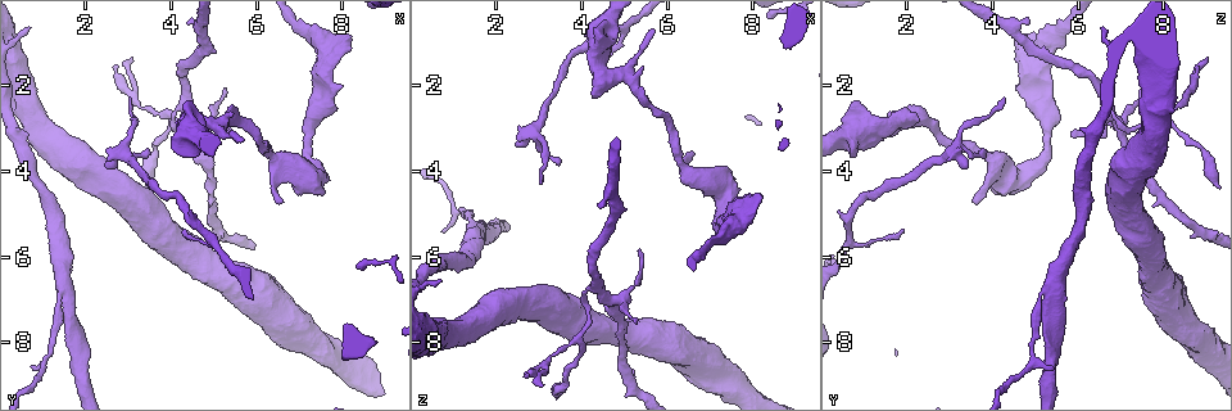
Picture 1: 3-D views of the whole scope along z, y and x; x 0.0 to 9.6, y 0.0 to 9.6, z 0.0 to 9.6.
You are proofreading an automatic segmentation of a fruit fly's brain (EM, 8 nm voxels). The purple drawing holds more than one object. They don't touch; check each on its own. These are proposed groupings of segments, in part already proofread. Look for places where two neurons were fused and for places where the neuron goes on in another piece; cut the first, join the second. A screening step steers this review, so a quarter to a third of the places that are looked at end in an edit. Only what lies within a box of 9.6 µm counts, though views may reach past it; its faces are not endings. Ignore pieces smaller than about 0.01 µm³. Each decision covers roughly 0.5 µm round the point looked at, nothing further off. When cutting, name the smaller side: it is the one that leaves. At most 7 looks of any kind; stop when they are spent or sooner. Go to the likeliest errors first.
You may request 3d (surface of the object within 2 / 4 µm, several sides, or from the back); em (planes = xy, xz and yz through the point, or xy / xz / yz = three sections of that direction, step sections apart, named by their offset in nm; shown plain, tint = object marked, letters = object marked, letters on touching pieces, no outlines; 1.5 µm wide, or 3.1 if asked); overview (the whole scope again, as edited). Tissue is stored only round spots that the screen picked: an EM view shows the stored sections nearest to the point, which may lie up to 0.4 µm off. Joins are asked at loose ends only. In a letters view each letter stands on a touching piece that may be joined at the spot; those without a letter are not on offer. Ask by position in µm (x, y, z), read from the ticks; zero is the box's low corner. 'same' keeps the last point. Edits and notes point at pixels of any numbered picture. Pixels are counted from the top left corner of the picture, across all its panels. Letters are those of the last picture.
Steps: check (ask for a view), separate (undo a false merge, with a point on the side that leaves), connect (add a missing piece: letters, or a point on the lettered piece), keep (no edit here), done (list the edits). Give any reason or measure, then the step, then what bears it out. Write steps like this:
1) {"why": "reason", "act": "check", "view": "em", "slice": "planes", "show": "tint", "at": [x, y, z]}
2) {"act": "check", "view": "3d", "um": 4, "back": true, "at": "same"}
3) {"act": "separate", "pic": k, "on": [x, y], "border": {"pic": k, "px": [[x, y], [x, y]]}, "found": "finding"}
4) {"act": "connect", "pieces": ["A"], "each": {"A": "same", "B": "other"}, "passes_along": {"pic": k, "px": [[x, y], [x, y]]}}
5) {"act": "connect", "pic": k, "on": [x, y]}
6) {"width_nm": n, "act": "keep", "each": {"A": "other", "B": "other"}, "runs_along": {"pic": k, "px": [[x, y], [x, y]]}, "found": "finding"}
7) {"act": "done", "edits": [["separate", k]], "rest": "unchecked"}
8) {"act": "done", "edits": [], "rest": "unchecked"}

{"act": "check", "view": "3d", "um": 2, "at": [0.70, 0.65, 6.55]}

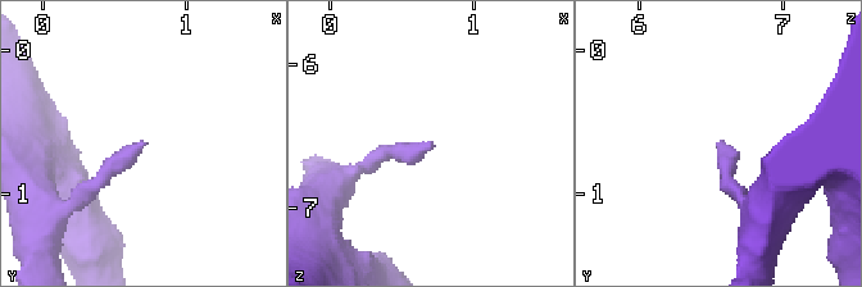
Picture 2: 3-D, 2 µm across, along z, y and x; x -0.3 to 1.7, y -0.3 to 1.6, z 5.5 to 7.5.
{"why": "now the EM", "act": "check", "view": "em", "slice": "xy", "step": 4, "show": "letters", "at": [0.70, 0.66, 6.56]}

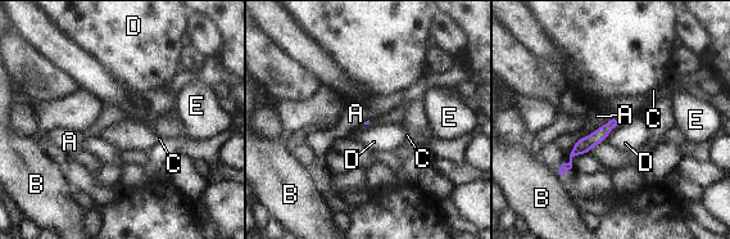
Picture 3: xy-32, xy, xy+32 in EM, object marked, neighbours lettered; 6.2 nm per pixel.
{"act": "keep", "each": {"A": "other", "B": "other", "C": "other", "D": "other", "E": "other"}, "runs_along": {"pic": 3, "px": [[612, 123], [580, 147], [565, 167]]}, "found": "no lettered piece goes on from it"}

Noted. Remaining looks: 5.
{"why": "branch stops here", "act": "check", "view": "3d", "um": 2, "at": [8.00, 2.00, 4.55]}

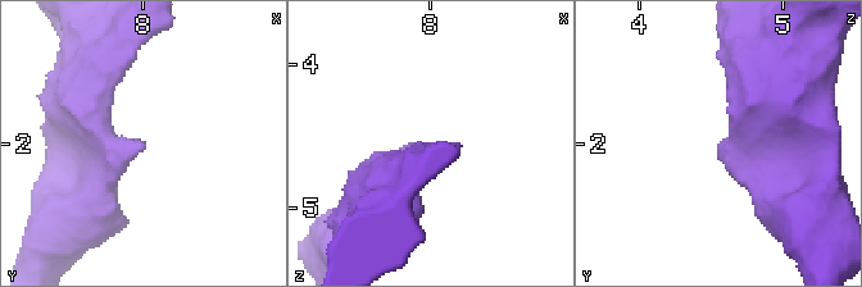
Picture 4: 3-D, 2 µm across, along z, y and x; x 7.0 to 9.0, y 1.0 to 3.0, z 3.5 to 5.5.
{"why": "shape alone is not enough", "act": "check", "view": "em", "slice": "planes", "show": "plain", "at": [7.98, 2.04, 4.56]}

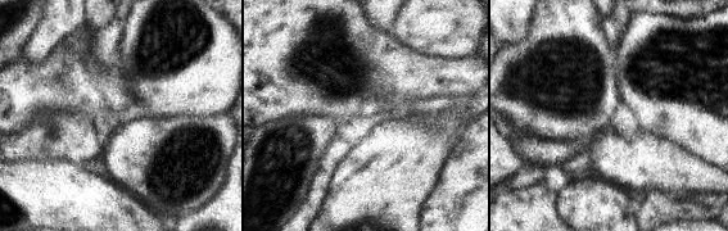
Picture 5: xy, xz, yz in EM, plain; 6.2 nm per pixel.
{"why": "see the neighbours", "act": "check", "view": "em", "slice": "planes", "show": "letters", "at": "same"}

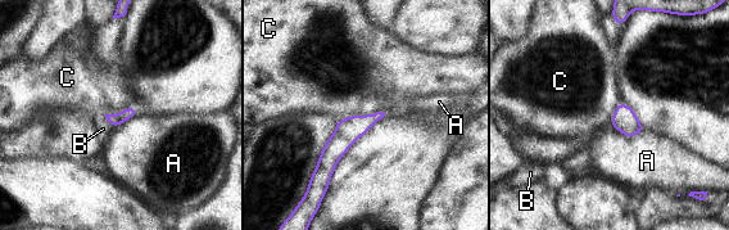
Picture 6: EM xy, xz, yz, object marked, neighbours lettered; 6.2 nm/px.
{"act": "keep", "each": {"A": "other", "B": "other", "C": "other"}, "runs_along": {"pic": 6, "px": [[380, 114], [361, 123], [320, 165]]}, "found": "no lettered piece goes on from it"}

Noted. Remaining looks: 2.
{"act": "check", "view": "3d", "um": 4, "at": [5.30, 3.00, 6.60]}

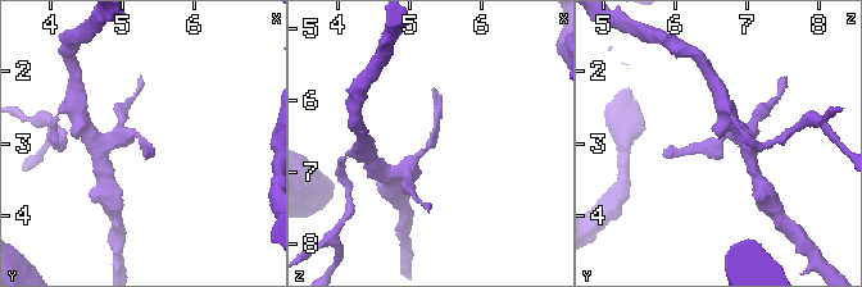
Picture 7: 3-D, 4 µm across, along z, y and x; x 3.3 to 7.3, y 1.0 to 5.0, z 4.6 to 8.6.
{"act": "check", "view": "em", "slice": "planes", "show": "letters", "at": [5.35, 3.00, 6.60]}

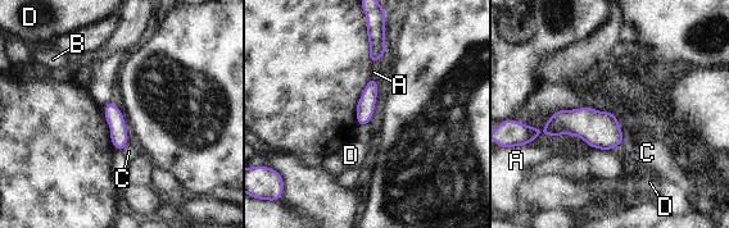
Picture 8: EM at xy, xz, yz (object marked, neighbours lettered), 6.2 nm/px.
{"act": "keep", "each": {"A": "other", "B": "other", "C": "other", "D": "other"}, "found": "all the same neuron"}

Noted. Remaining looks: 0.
{"act": "done", "edits": [], "rest": "unchecked"}

